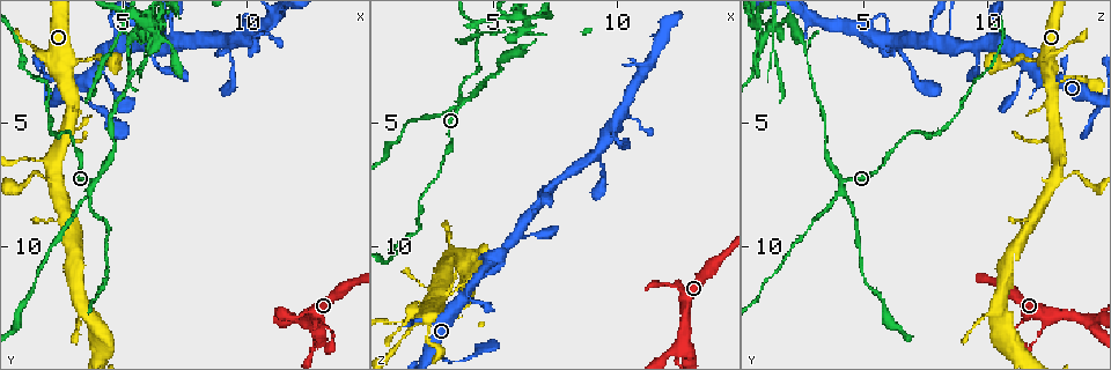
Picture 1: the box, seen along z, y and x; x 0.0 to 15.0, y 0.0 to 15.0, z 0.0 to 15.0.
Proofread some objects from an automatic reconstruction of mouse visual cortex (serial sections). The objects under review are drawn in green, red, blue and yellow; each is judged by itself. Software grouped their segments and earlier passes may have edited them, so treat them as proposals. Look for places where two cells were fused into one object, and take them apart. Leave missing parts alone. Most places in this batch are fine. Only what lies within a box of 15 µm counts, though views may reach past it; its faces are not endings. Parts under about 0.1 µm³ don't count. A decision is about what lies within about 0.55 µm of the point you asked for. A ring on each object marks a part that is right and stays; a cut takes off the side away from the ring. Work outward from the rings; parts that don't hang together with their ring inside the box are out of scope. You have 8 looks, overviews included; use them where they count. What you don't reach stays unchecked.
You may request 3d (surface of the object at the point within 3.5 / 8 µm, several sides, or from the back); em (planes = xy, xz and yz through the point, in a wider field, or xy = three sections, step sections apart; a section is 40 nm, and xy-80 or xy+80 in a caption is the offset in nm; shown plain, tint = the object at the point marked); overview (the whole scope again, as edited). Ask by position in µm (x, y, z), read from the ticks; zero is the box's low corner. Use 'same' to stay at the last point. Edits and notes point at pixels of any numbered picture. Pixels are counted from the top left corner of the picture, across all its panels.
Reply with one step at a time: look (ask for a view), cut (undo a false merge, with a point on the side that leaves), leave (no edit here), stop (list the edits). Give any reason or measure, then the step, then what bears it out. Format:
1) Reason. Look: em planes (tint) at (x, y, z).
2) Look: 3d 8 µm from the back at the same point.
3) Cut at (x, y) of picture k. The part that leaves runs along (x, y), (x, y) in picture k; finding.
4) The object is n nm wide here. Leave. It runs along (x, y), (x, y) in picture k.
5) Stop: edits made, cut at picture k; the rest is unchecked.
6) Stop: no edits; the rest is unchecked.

Sharp bend. Look: 3d 3.5 µm at (2.8, 2.5, 12.4).

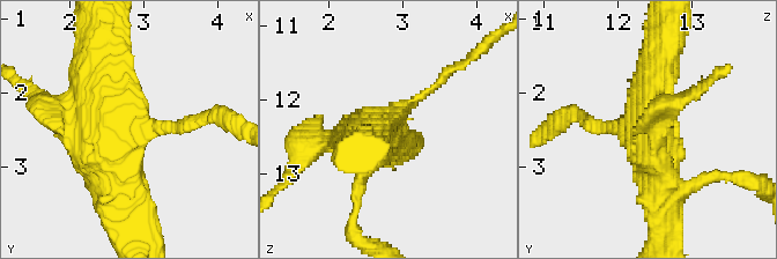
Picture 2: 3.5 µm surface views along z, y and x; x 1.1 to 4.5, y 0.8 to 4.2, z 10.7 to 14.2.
Look: em xy step 3 (tint) at (2.80, 2.55, 12.30).

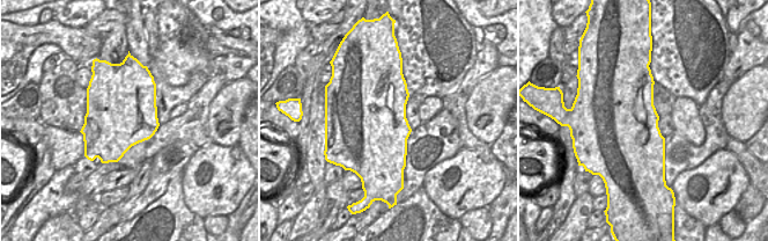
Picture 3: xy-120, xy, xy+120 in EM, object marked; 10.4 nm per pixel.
The object is 850 nm wide here. Leave. It runs along (97, 66), (123, 220) in picture 2; one cell here.

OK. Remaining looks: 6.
Three arms meet. Look: 3d 3.5 µm at (2.6, 4.0, 14.3).

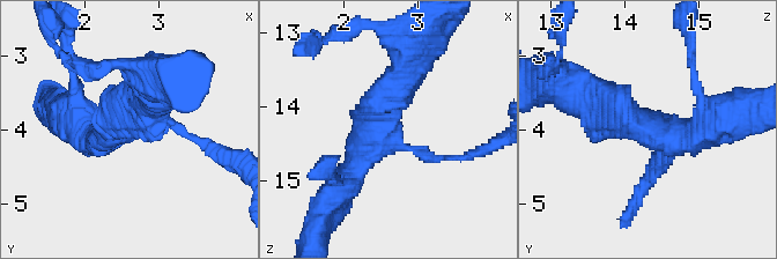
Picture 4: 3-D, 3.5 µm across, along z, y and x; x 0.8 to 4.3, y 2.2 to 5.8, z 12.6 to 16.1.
3 arms meet here; the arms are 150, 350, 500 nm wide. Look: em xy step 5 (plain) at (2.50, 3.95, 14.30).

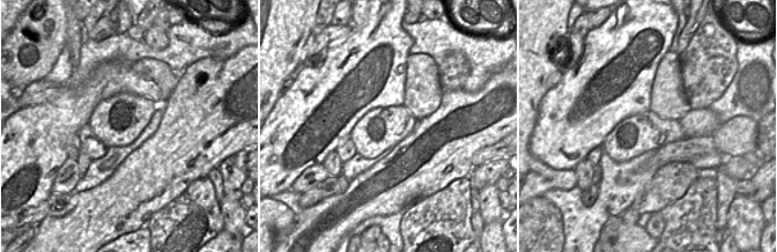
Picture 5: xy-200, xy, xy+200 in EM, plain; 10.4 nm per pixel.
Look: em xy step 5 (tint) at the same point.

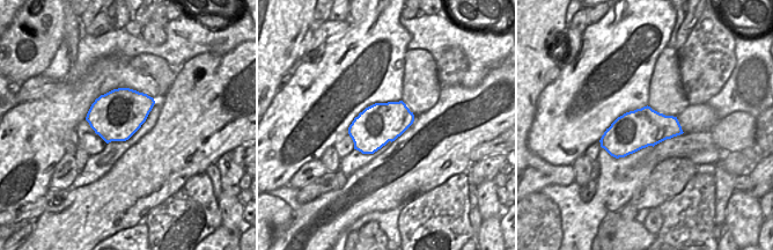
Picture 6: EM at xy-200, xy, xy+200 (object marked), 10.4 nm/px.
Leave. It runs along (411, 64), (378, 132), (446, 158) in picture 4; all the same cell.

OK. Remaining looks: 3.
Thin arm on a thick one. Look: 3d 3.5 µm at (2.2, 7.1, 12.7).

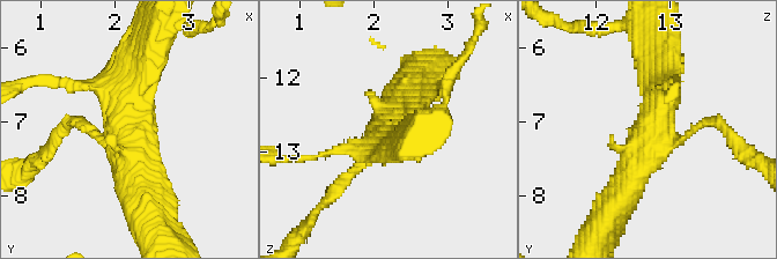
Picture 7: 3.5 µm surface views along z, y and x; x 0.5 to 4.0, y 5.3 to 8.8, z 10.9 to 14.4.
3 arms meet here; the arms are 150, 400, 450 nm wide; shape alone is not enough. Look: em xy step 5 (plain) at (2.15, 7.10, 12.80).

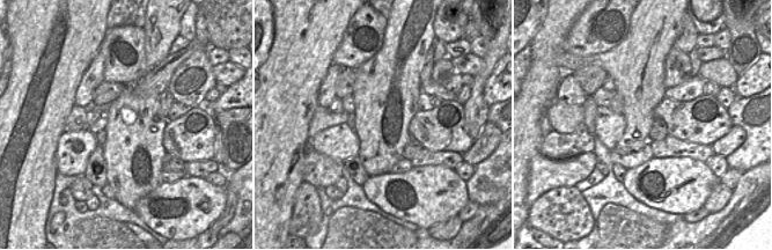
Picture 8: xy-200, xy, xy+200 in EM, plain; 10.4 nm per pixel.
Look: em xy step 5 (tint) at the same point.

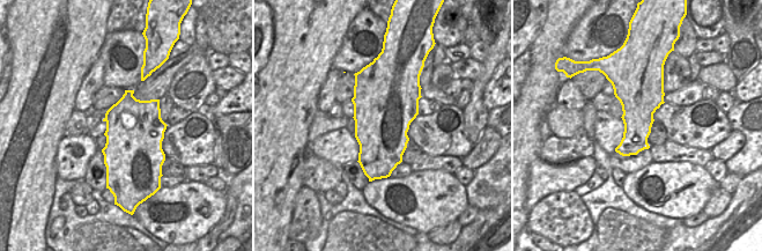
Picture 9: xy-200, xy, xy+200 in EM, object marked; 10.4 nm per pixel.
Leave. One cell here.

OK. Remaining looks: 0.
Stop: no edits; the rest is unchecked.

